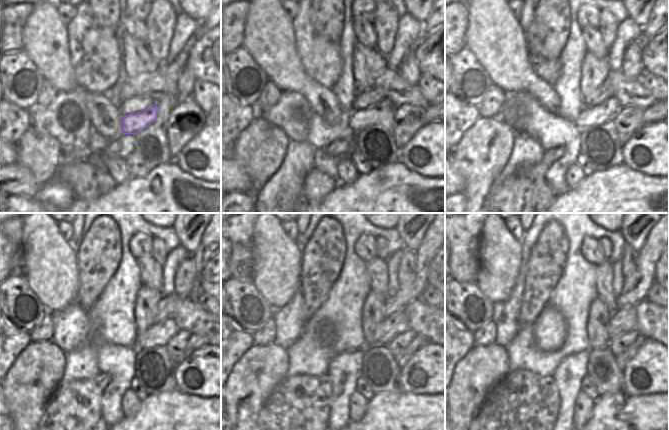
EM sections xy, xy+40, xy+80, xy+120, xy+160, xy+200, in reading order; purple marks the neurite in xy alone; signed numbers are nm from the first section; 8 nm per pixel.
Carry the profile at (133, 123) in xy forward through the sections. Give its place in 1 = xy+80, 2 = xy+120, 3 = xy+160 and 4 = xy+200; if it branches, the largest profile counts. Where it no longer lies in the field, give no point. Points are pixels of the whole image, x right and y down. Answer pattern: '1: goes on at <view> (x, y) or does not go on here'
1: goes on at xy+80 (607, 110)
2: goes on at xy+120 (159, 334)
3: goes on at xy+160 (397, 323)
4: goes on at xy+200 (622, 321)

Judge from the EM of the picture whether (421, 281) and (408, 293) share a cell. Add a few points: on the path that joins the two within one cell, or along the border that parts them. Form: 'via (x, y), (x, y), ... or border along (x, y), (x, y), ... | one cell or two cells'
via (418, 284), (411, 291) | one cell

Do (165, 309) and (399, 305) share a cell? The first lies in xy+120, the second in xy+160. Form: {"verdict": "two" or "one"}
{"verdict": "one"}

